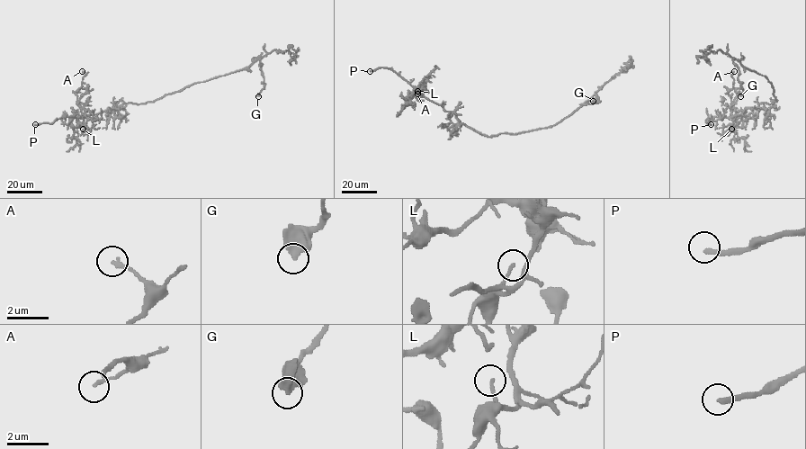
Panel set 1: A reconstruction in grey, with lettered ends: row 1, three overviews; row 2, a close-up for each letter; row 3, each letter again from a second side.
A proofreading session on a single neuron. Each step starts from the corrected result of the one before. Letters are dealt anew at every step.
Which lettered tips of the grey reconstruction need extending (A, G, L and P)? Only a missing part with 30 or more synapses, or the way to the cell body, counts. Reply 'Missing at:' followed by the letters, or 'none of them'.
Missing at: P

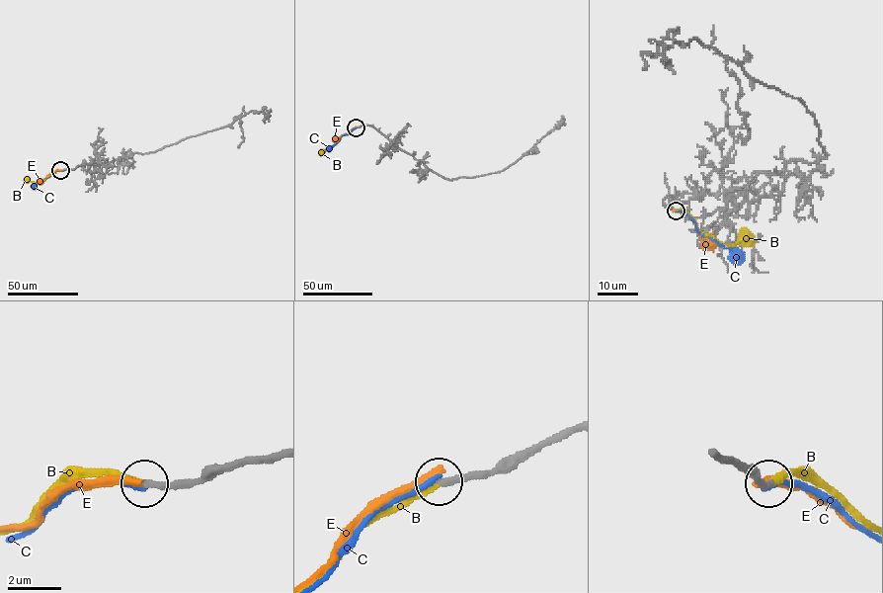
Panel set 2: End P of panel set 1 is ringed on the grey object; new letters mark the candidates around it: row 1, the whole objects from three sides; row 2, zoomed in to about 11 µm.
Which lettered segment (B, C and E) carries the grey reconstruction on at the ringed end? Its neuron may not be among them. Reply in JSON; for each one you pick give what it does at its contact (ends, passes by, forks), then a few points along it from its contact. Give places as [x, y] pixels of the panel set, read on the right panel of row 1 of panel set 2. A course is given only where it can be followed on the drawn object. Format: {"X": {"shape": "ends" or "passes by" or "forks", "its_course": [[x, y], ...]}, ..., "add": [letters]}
{"B": {"shape": "ends", "its_course": [[676, 211], [684, 211], [700, 232], [726, 244], [733, 245], [744, 239]]}, "add": ["B"]}

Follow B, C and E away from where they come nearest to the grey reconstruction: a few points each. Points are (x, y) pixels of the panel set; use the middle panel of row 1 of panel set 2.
B: (356, 127), (343, 134), (331, 147), (320, 151)
C: (356, 127), (329, 148)
E: (356, 127), (336, 139)

